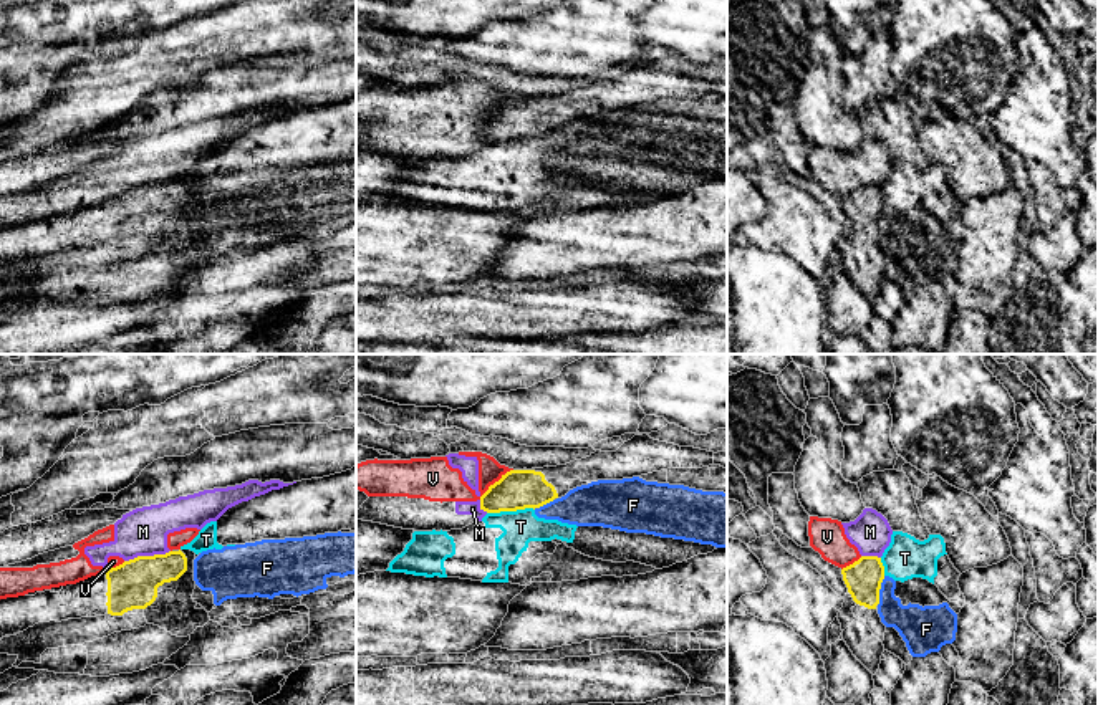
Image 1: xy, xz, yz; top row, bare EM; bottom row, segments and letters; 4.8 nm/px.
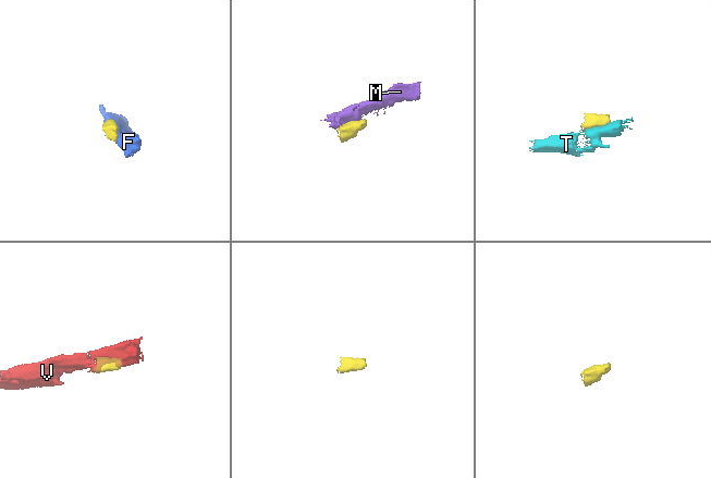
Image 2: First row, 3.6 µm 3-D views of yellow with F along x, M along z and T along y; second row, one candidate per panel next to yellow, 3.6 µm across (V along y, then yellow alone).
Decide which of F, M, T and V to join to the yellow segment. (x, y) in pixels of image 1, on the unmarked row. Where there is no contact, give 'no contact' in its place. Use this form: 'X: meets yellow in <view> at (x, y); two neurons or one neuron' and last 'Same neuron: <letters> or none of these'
F: meets yellow in yz at (878, 220); two neurons
M: meets yellow in xy at (146, 186); two neurons
T: meets yellow in xz at (510, 139); two neurons
V: meets yellow in xz at (496, 111); two neurons
Same neuron: none of these

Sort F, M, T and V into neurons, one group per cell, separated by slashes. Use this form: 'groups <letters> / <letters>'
groups F T / M V

